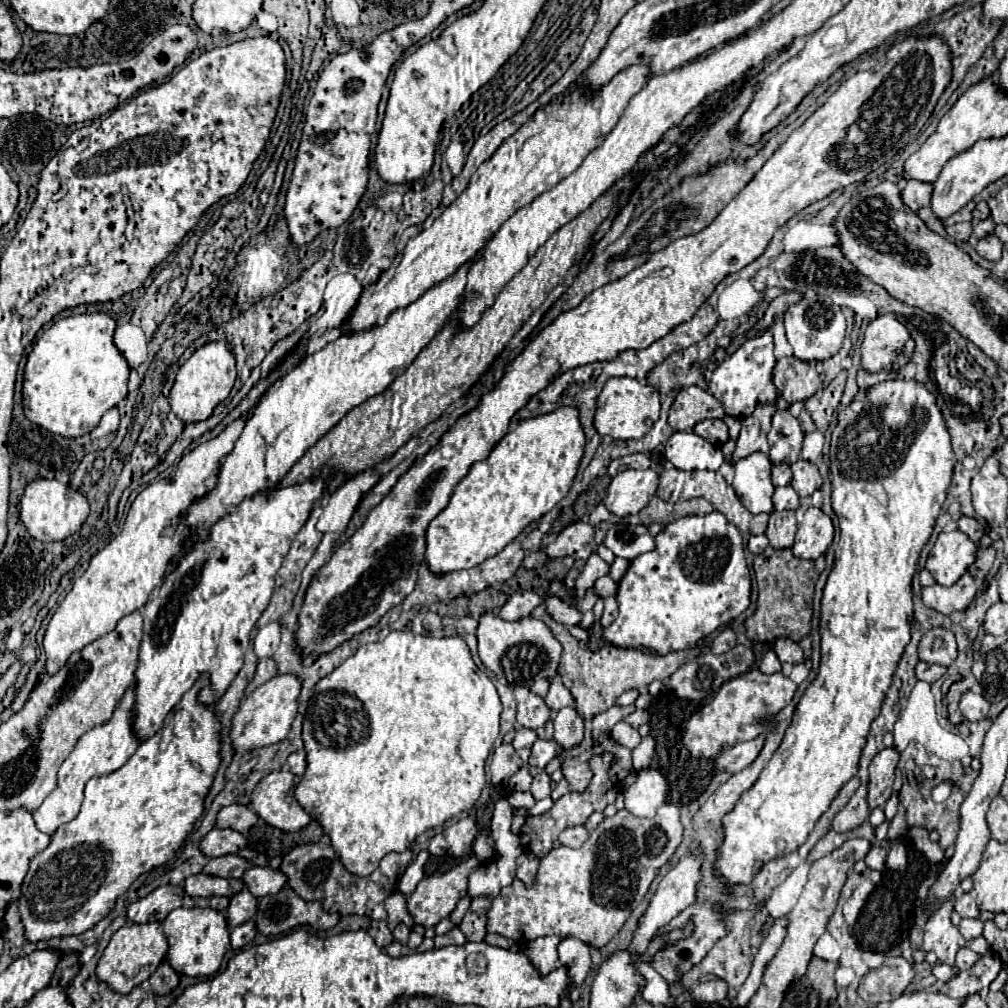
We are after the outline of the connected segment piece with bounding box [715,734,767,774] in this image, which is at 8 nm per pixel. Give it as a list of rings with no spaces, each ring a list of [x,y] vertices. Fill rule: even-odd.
[[[759,734],[755,740],[735,744],[731,750],[723,752],[723,754],[715,760],[717,770],[729,772],[729,774],[741,772],[743,768],[747,768],[749,764],[753,764],[753,760],[759,756],[759,752],[761,752],[761,748],[763,748],[763,744],[765,744],[765,738],[767,738],[767,734]]]

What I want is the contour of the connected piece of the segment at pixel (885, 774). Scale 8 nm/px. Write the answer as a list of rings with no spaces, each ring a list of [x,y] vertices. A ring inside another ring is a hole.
[[[885,748],[873,758],[869,766],[871,778],[869,778],[869,796],[867,796],[871,810],[885,806],[885,802],[889,800],[893,792],[893,772],[897,762],[899,762],[899,752],[895,748]]]

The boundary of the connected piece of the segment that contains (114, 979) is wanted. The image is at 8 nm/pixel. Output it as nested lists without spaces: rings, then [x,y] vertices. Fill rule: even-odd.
[[[147,922],[147,924],[127,924],[123,928],[119,928],[107,948],[103,950],[103,956],[99,958],[97,964],[97,976],[107,982],[115,992],[119,994],[127,994],[131,992],[131,988],[143,984],[149,974],[163,962],[163,958],[167,956],[169,944],[167,944],[167,936],[163,932],[161,922]]]

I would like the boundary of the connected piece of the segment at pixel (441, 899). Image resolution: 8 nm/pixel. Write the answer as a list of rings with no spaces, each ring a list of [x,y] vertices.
[[[469,856],[453,870],[426,875],[409,896],[407,906],[417,924],[431,928],[449,916],[457,902],[467,894],[467,876],[479,866],[475,856]]]

